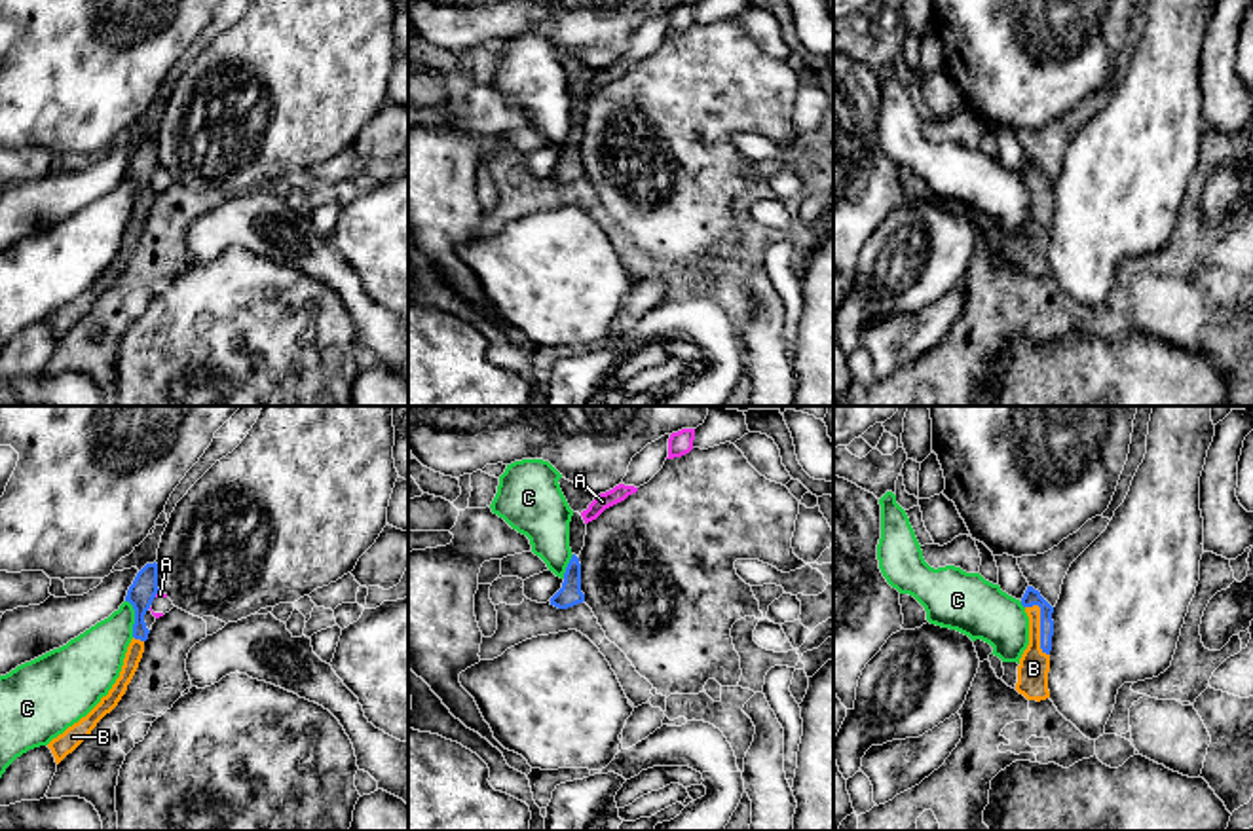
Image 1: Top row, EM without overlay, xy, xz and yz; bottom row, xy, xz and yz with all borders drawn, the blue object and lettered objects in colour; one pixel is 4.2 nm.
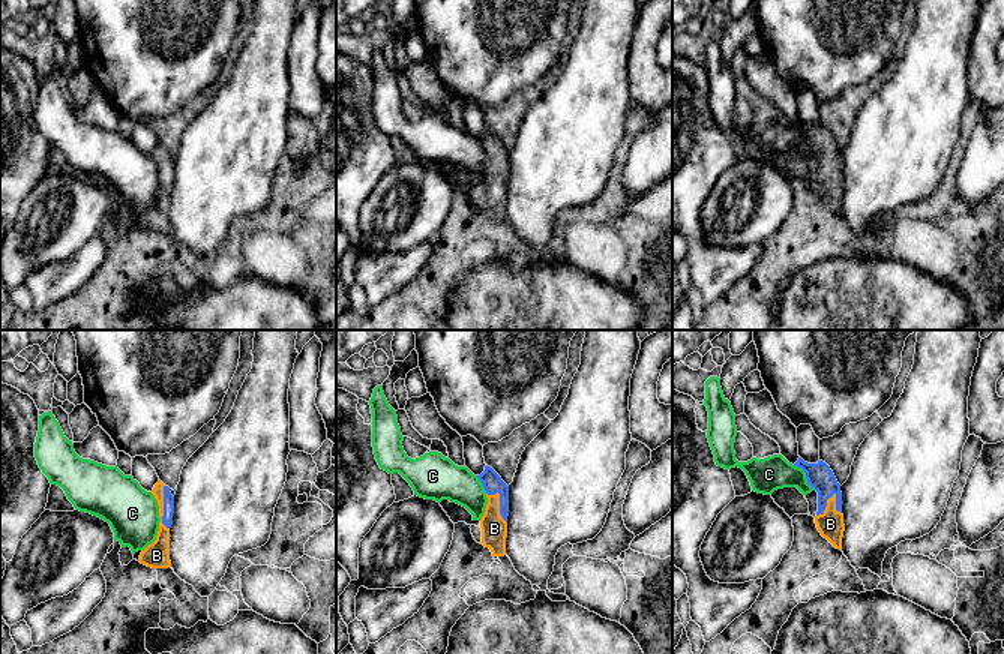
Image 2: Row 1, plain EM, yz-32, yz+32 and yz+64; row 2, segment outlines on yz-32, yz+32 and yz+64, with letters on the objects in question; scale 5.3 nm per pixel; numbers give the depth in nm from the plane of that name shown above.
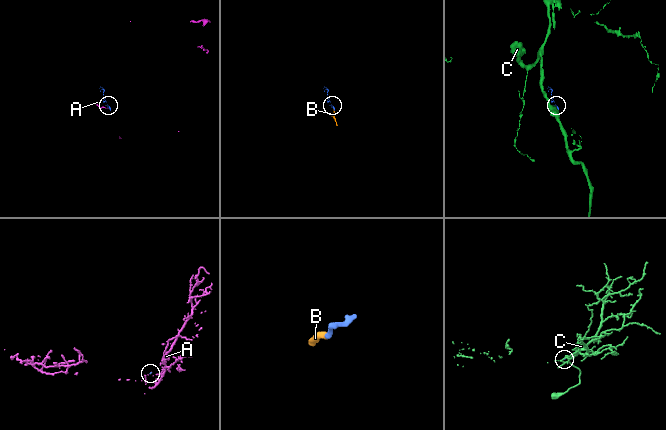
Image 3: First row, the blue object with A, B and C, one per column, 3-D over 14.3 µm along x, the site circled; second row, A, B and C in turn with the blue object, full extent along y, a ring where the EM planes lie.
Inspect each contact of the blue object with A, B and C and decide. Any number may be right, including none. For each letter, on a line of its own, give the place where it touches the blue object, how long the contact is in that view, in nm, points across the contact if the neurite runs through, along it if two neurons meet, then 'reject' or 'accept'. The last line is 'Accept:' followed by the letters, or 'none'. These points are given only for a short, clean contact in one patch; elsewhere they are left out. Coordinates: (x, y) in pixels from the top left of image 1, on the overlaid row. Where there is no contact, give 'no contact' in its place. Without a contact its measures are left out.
A: contact xy (156, 592); length 40 nm; border xy (158, 589), (154, 596); reject
B: contact yz (1041, 625); length 240 nm; way yz (1031, 596), (1039, 608), (1041, 625), (1041, 644), (1033, 668); accept
C: contact xy (135, 619); length 160 nm; reject
Accept: B

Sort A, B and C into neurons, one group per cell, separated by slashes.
A / B / C

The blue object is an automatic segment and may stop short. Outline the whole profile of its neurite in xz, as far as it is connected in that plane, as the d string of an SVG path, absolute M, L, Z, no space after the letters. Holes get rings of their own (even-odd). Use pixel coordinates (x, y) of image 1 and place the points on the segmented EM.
M573 554L566 567L562 588L551 598L551 605L568 609L583 601L585 594L581 592L581 563Z

